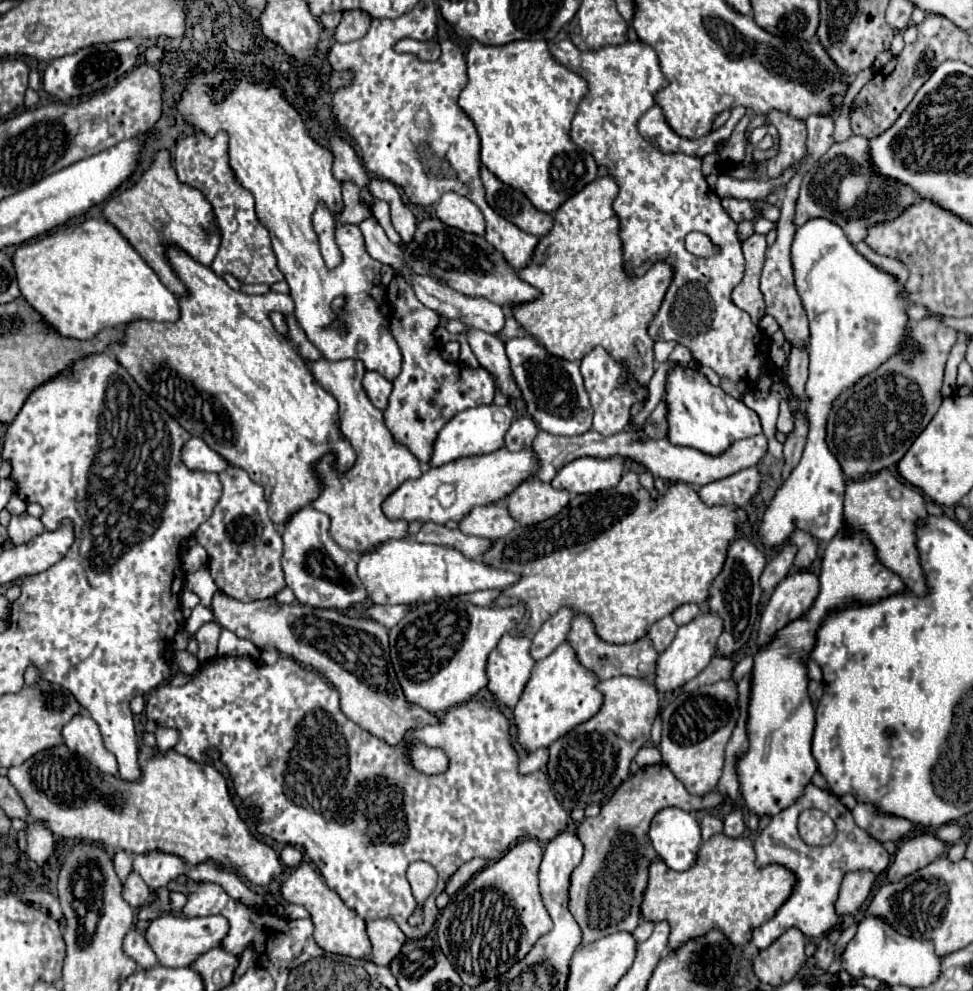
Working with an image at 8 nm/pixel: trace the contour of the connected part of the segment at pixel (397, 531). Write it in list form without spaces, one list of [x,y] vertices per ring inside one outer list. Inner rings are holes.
[[[314,360],[308,362],[308,368],[314,376],[314,380],[328,390],[340,404],[340,432],[344,440],[348,440],[356,452],[356,462],[348,470],[338,470],[336,456],[332,452],[324,454],[314,464],[314,474],[320,480],[320,496],[312,502],[312,508],[318,512],[324,512],[330,518],[330,536],[332,540],[346,550],[352,552],[364,552],[376,544],[382,544],[392,538],[404,538],[408,522],[398,520],[392,522],[382,514],[382,500],[396,490],[404,480],[418,478],[420,462],[416,462],[416,456],[402,444],[396,444],[390,430],[384,424],[382,412],[370,402],[362,378],[366,374],[366,368],[360,360]]]

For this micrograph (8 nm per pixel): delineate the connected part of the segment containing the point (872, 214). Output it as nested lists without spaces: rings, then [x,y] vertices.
[[[850,136],[844,142],[834,142],[830,150],[804,174],[800,196],[796,200],[794,224],[802,226],[810,218],[822,216],[836,222],[848,240],[858,244],[866,238],[866,228],[872,222],[892,220],[900,214],[900,210],[920,200],[922,198],[912,194],[908,186],[872,174],[868,166],[868,140],[862,136]]]

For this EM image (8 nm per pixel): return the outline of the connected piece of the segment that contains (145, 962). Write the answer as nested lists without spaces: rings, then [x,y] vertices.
[[[130,930],[124,938],[124,952],[130,956],[142,970],[148,970],[158,964],[156,954],[144,940],[144,930]]]

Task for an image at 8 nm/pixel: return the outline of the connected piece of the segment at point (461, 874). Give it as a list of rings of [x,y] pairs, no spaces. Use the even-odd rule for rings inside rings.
[[[474,858],[470,860],[470,862],[466,862],[464,866],[460,866],[458,872],[448,880],[448,886],[446,886],[445,892],[448,892],[450,897],[456,895],[458,890],[461,890],[464,885],[472,879],[476,872],[482,870],[486,863],[487,862],[482,858]]]

